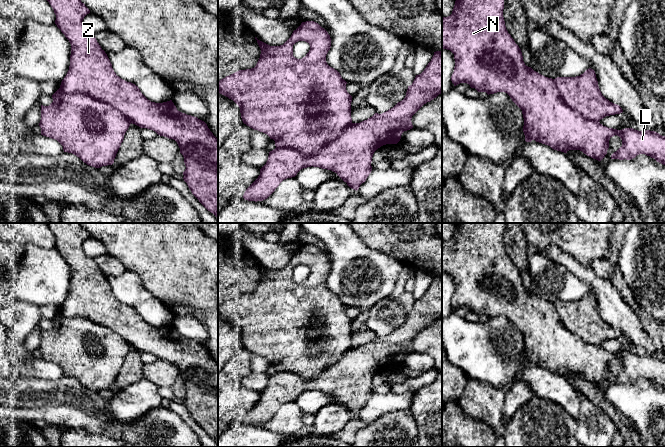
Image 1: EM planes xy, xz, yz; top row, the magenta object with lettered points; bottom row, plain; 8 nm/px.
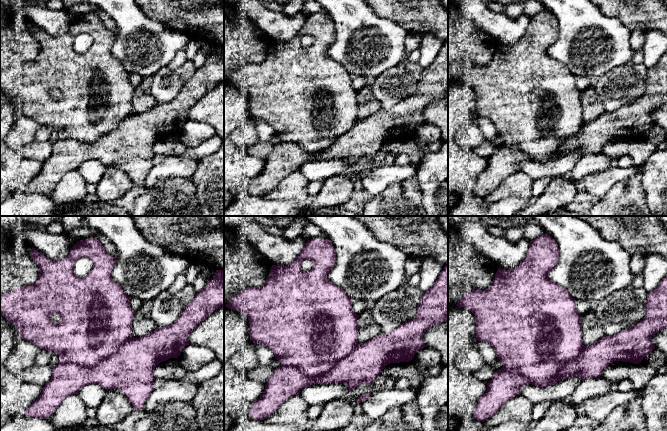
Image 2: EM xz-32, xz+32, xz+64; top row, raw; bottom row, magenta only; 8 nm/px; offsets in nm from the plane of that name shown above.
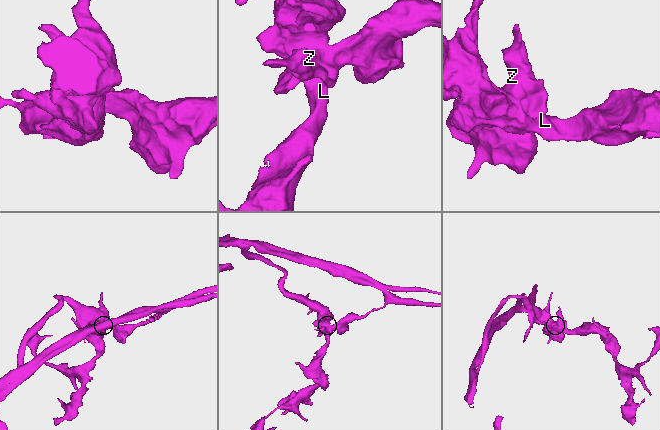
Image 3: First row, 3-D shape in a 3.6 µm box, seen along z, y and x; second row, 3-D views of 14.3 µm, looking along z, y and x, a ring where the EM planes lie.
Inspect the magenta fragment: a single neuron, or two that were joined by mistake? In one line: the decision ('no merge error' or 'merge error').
merge error

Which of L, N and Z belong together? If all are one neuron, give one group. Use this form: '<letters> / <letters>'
L N / Z

